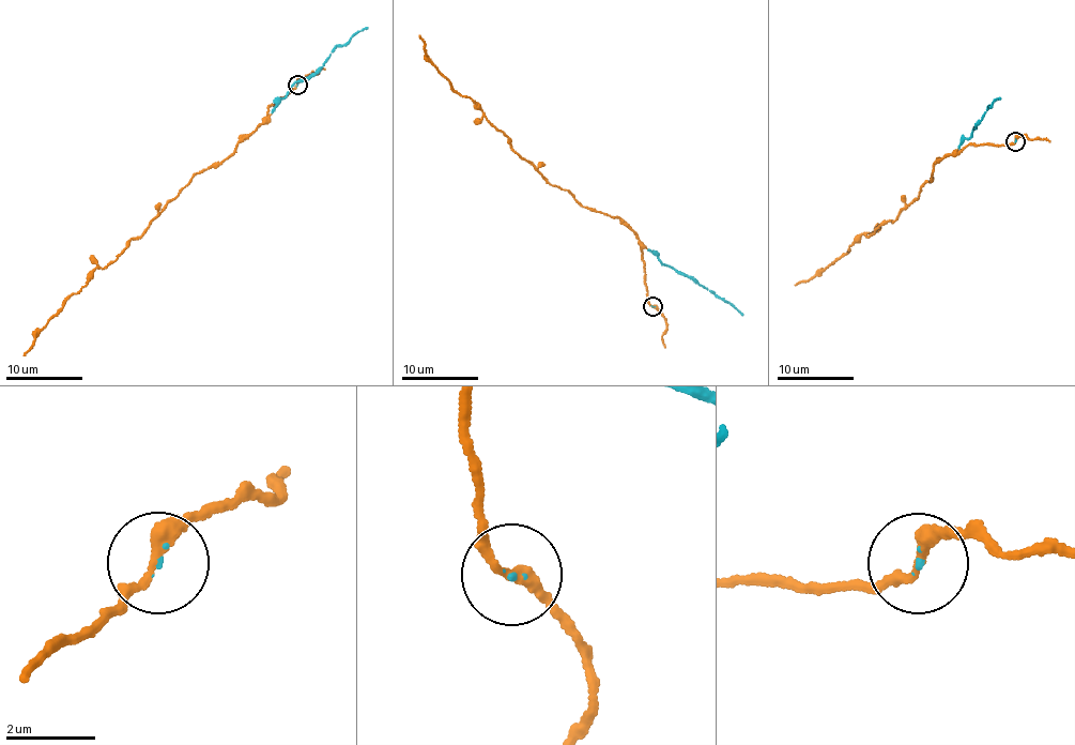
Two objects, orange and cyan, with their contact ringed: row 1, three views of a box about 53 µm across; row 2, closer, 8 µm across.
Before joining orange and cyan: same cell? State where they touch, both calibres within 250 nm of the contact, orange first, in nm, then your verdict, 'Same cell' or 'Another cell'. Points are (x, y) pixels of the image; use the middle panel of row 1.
Place: (653, 306). Thickness 240 nm (orange) against 50 nm. Same cell

